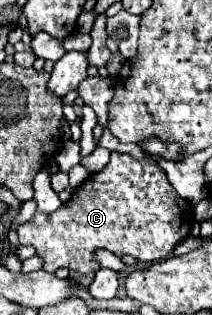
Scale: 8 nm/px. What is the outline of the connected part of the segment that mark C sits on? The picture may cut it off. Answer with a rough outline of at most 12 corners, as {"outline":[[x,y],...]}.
{"outline":[[112,153],[58,211],[20,225],[44,271],[144,263],[190,235],[154,161]]}

